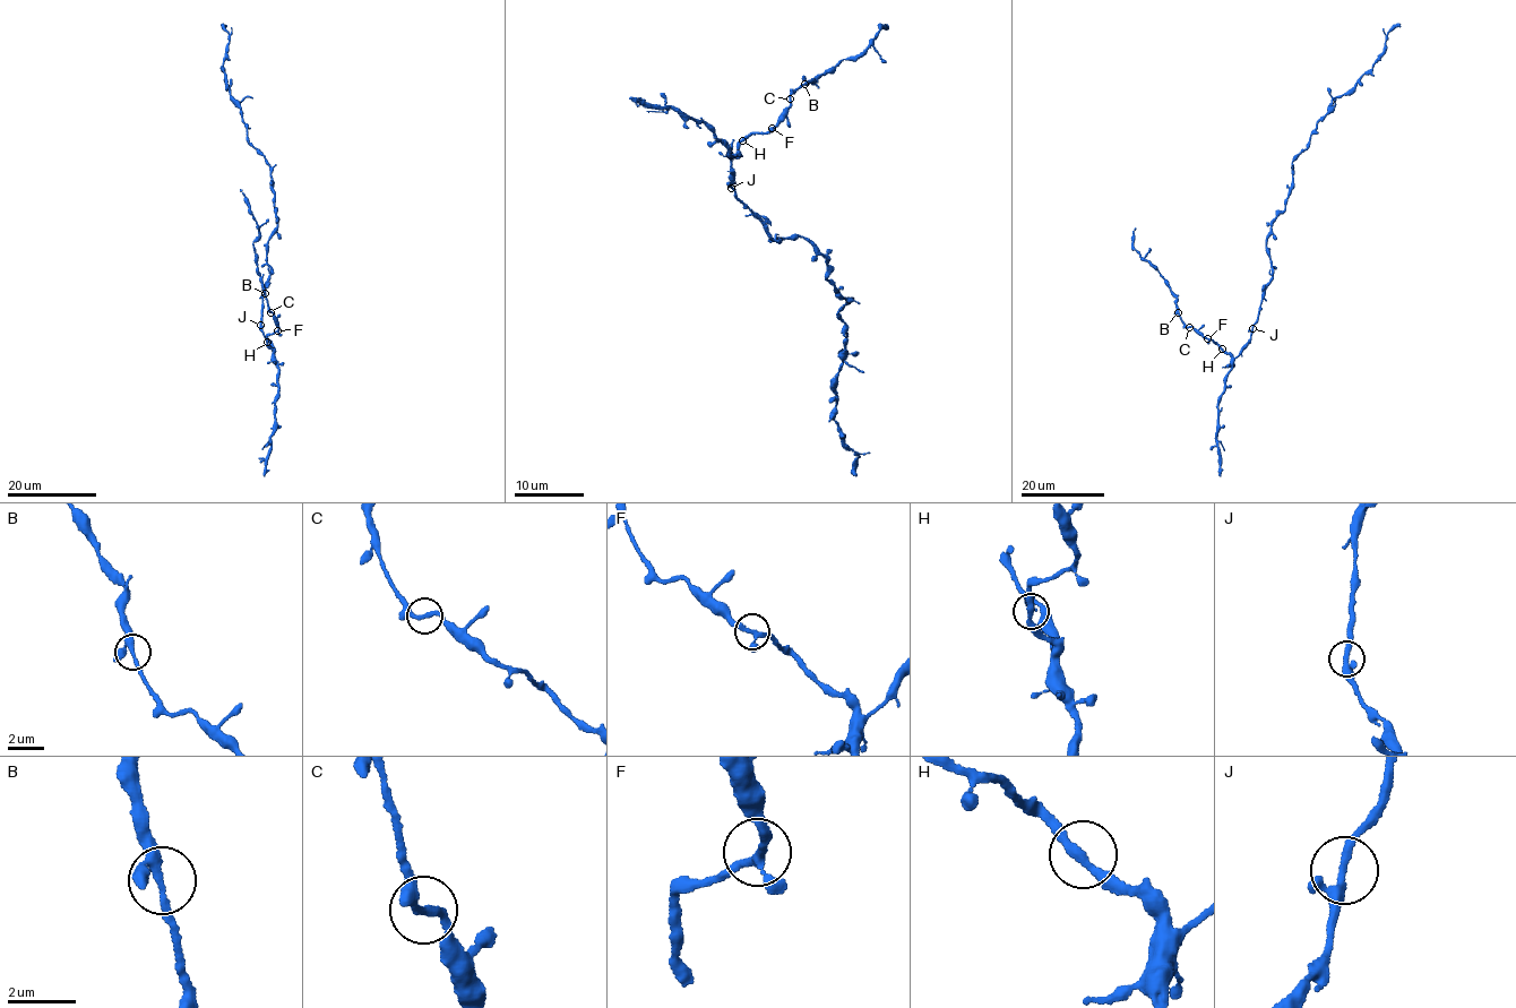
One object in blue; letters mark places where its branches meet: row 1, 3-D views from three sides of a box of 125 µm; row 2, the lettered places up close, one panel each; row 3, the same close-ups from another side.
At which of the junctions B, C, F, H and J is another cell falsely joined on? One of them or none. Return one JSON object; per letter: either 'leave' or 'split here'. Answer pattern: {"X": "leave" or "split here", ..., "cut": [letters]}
{"B": "leave", "C": "leave", "F": "leave", "H": "leave", "J": "leave", "cut": []}

